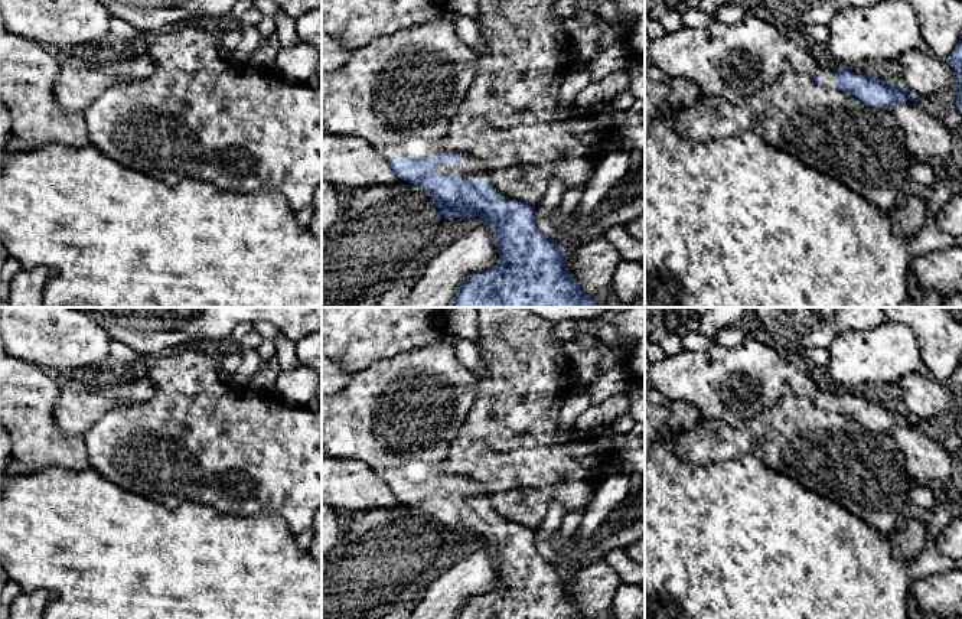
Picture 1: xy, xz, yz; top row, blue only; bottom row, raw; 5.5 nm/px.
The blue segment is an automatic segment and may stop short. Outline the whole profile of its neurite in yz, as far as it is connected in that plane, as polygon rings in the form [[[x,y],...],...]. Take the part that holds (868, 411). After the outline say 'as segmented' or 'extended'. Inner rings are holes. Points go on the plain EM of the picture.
[[[746,335],[746,339],[731,349],[715,342],[707,351],[684,351],[674,356],[665,356],[652,364],[648,381],[652,388],[661,391],[671,401],[687,401],[695,405],[701,418],[720,420],[731,427],[759,417],[782,397],[809,398],[816,407],[852,417],[875,431],[890,433],[896,426],[907,423],[914,427],[920,426],[919,420],[912,421],[899,407],[886,407],[871,395],[858,398],[847,390],[821,388],[811,377],[792,365],[780,348],[770,348],[750,335]]]; extended

